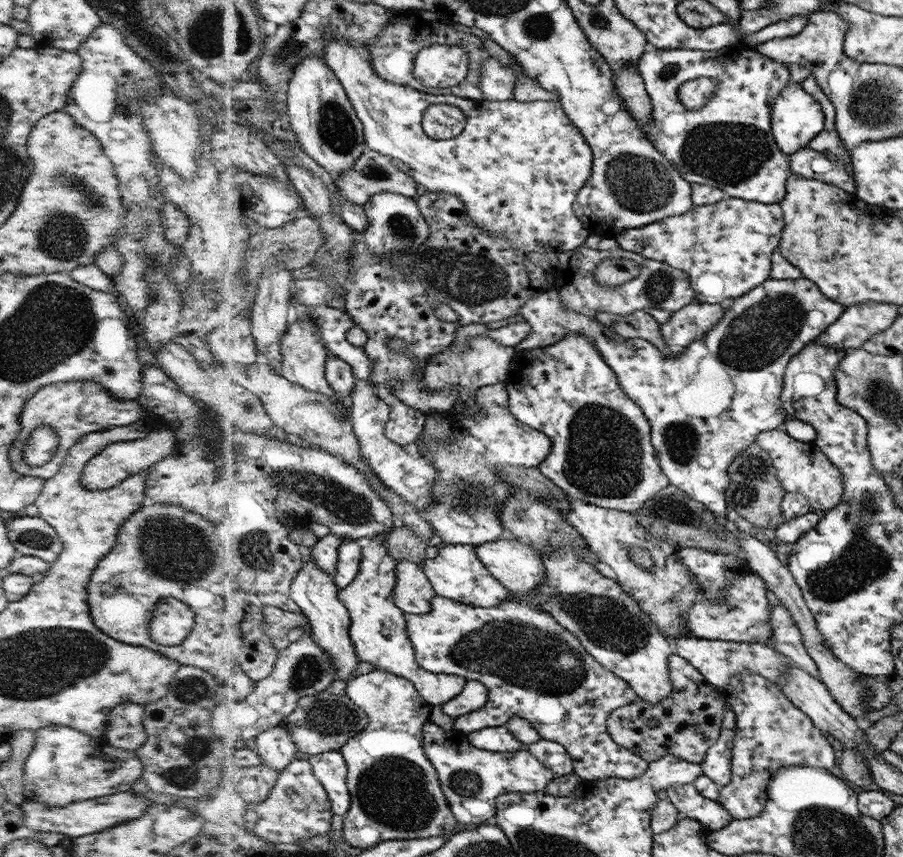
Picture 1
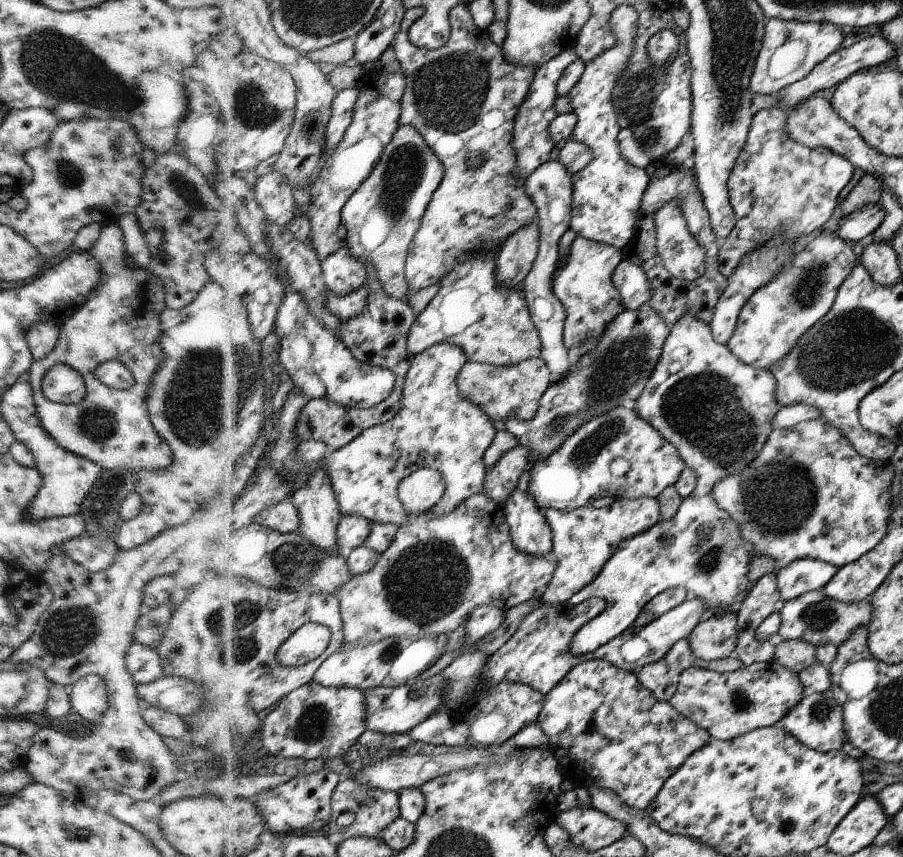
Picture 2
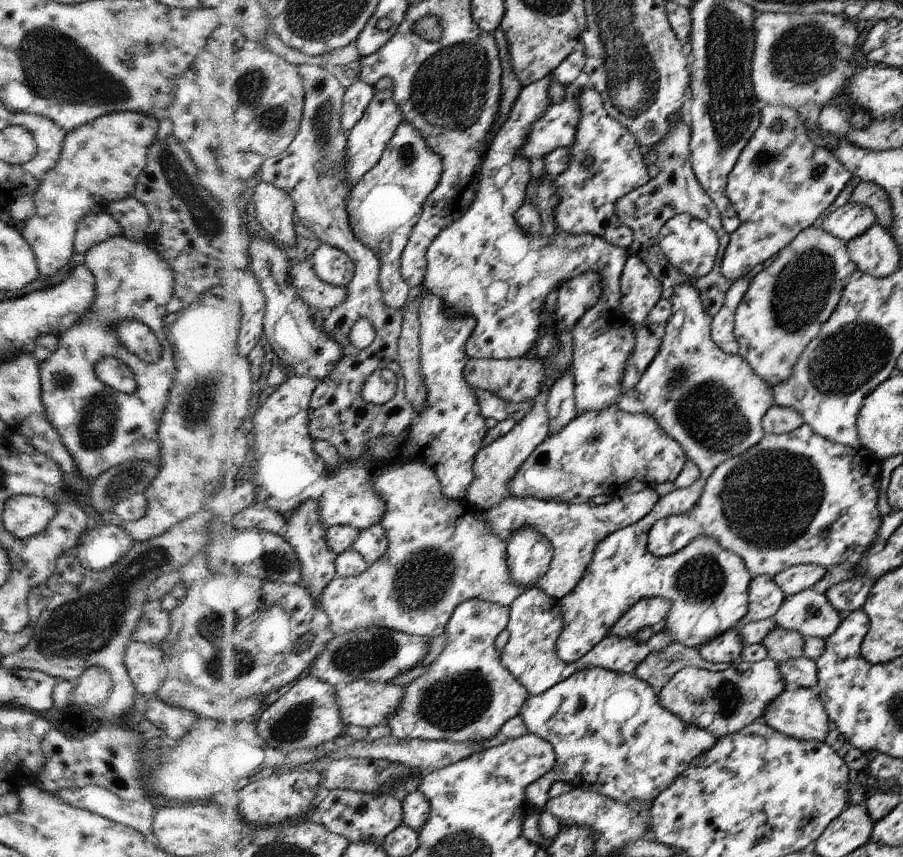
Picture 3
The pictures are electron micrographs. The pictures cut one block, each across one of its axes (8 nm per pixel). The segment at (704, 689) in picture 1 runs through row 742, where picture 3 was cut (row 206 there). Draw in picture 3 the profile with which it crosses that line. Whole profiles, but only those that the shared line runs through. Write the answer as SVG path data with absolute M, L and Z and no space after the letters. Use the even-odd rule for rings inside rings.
M681 115L679 120L673 123L667 136L654 146L658 150L656 163L660 165L660 174L655 178L650 178L645 185L636 187L628 196L617 201L617 212L619 212L619 219L634 233L634 240L627 248L627 253L640 257L650 273L660 281L663 286L661 300L671 300L675 286L689 282L699 292L707 312L713 317L722 308L725 294L733 283L721 273L724 251L727 250L730 235L724 230L722 216L717 206L695 175L694 166L691 164L690 140L690 126L686 126ZM685 212L707 222L715 230L719 240L719 251L712 270L706 276L696 279L682 275L678 268L674 268L658 244L658 232L666 220L675 214Z

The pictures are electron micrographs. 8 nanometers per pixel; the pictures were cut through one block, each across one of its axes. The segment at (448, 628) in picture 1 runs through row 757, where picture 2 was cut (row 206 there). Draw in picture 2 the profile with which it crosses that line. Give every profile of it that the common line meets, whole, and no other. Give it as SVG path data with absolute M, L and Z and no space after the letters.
M623 5L612 12L610 28L612 34L616 36L614 48L602 52L595 60L585 64L584 74L580 76L569 94L572 112L576 113L578 118L570 140L581 141L592 150L592 160L588 162L588 166L572 175L569 228L572 228L577 236L610 244L619 250L633 241L636 214L640 212L644 192L648 190L648 184L652 181L646 173L646 168L633 166L622 156L620 142L618 142L618 134L621 130L619 117L612 104L612 92L620 80L622 70L626 68L632 56L634 38L638 34L636 22L638 22L638 12L632 6Z

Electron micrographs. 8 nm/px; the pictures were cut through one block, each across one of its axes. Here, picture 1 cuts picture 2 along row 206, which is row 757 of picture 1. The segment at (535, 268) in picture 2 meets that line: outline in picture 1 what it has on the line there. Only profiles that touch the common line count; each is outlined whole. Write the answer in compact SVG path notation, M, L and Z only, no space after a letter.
M541 738L538 742L527 745L526 749L556 776L573 773L570 753L561 744Z

